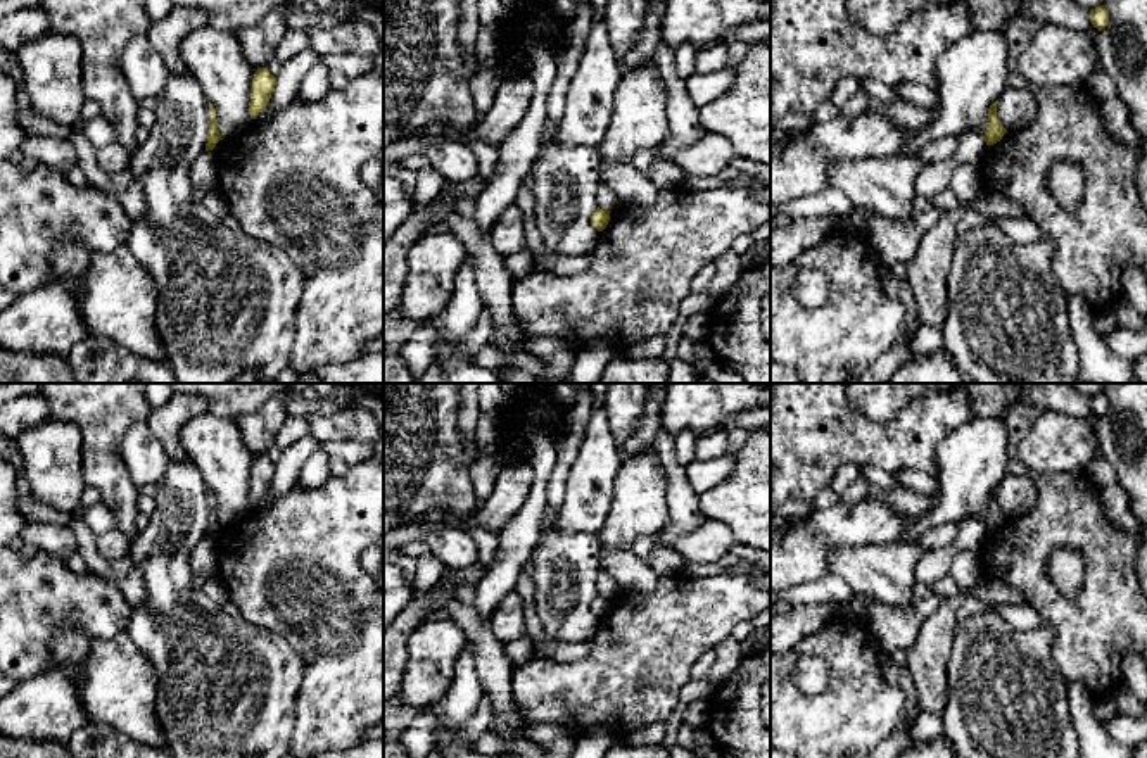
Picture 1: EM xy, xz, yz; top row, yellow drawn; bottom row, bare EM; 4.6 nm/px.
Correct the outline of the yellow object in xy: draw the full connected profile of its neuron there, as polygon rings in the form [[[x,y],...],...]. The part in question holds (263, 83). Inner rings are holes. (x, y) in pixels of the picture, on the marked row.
[[[259,67],[252,78],[249,114],[256,117],[269,104],[271,93],[275,92],[276,78],[268,67]]]

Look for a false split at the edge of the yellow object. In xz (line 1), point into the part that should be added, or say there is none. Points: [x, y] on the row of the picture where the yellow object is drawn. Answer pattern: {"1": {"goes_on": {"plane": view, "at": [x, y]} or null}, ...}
{"1": {"goes_on": null}}

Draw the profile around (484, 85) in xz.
[[[484,62],[482,69],[472,76],[470,92],[480,117],[492,107],[503,79],[496,62]]]

